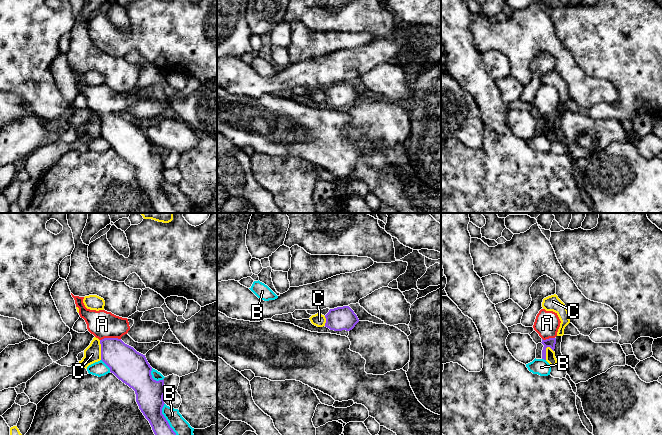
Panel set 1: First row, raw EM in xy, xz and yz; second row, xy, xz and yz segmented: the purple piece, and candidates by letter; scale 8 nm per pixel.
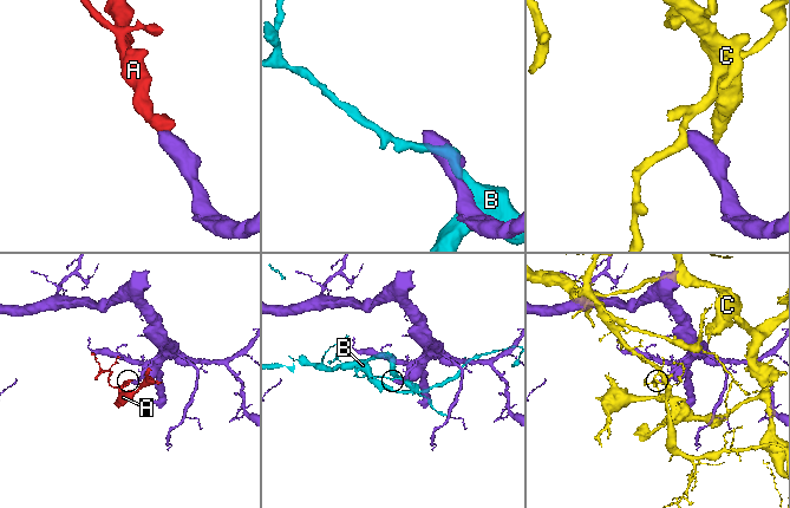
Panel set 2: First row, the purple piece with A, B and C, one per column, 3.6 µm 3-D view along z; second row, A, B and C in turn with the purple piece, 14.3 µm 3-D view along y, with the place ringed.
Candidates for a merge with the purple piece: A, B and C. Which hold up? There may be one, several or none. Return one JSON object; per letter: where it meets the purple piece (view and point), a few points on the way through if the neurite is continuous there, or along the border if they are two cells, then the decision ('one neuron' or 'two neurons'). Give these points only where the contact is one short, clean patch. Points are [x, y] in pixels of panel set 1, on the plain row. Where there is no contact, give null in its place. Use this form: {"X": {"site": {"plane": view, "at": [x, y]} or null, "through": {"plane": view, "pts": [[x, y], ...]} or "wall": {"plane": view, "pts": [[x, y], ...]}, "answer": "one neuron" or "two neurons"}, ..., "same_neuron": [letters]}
{"A": {"site": {"plane": "xy", "at": [110, 114]}, "through": {"plane": "xy", "pts": [[127, 140], [113, 126], [110, 114], [109, 107], [102, 100]]}, "answer": "one neuron"}, "B": {"site": {"plane": "xy", "at": [166, 196]}, "answer": "two neurons"}, "C": {"site": {"plane": "xy", "at": [101, 126]}, "answer": "two neurons"}, "same_neuron": ["A"]}

